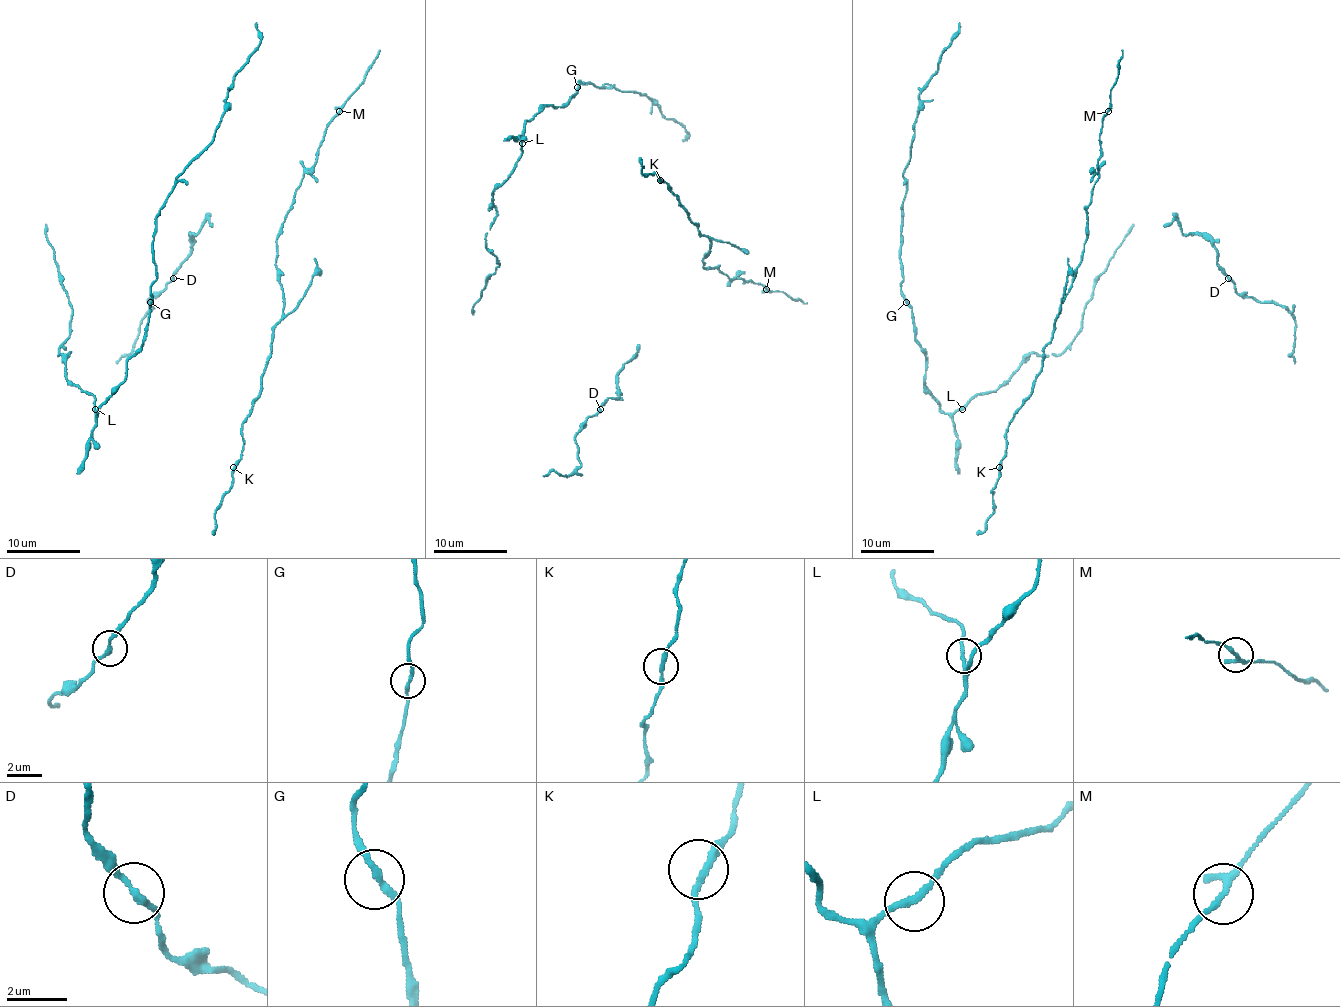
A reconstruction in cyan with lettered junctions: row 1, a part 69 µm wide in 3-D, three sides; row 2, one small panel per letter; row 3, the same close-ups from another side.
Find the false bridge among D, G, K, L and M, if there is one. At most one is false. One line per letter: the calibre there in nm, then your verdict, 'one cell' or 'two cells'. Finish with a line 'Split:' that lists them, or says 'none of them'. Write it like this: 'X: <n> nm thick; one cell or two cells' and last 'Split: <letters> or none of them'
D: 220 nm thick; one cell
G: 200 nm thick; one cell
K: 200 nm thick; one cell
L: 200 nm thick; one cell
M: 240 nm thick; one cell
Split: none of them

